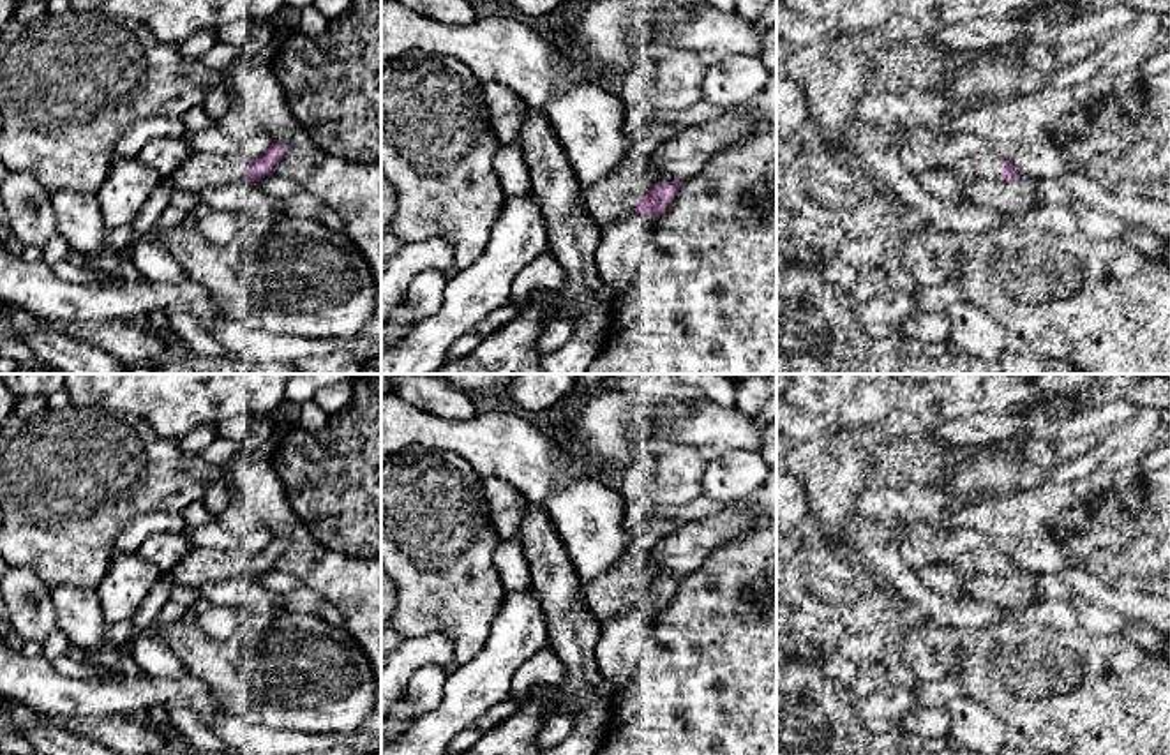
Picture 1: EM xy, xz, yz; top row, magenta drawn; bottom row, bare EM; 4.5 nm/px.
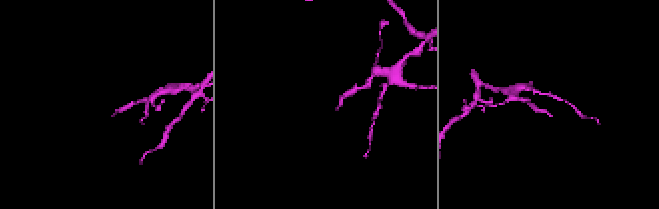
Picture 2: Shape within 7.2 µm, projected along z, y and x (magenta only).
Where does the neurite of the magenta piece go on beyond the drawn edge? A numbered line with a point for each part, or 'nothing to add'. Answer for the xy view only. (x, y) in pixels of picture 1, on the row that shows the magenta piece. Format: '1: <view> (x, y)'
1: xy (200, 171)

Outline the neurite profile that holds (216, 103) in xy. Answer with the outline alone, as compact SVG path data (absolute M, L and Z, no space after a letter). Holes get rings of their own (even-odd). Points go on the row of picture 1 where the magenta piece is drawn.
M224 83L210 88L201 102L203 109L214 122L219 122L226 115L229 104L231 101Z

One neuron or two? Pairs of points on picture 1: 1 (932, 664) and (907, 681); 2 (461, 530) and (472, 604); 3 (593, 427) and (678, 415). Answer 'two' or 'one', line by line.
1: two
2: one
3: one

